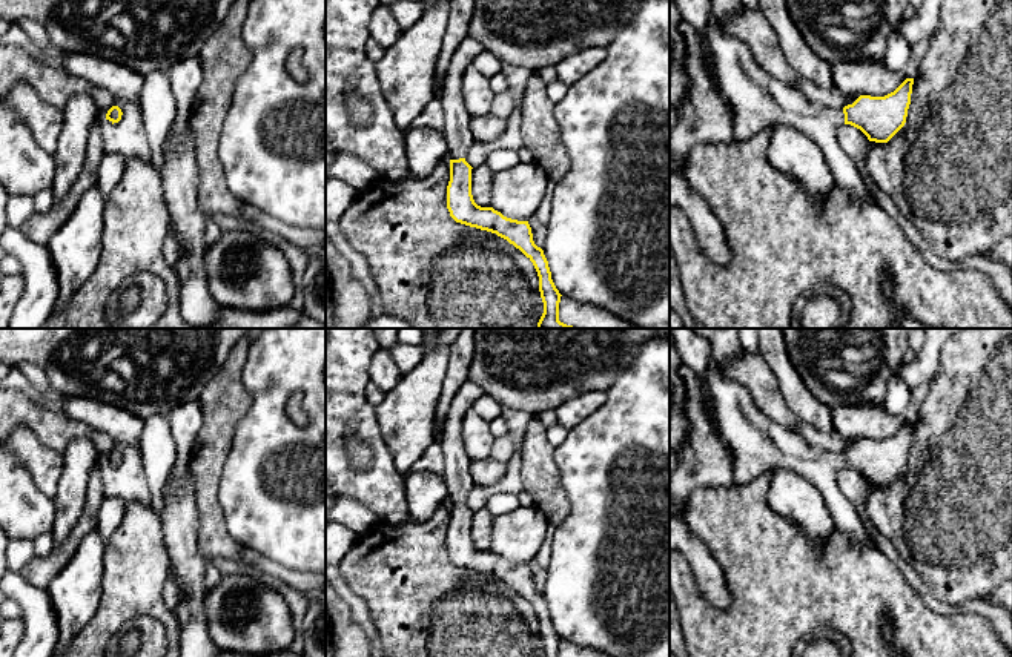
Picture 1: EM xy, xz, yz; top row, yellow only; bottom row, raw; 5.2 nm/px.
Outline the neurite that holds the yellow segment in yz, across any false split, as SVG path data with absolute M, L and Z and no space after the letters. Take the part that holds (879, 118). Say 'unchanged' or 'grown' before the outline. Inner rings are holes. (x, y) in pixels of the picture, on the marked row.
grown; M711 0L708 29L708 46L714 55L720 89L734 115L733 140L748 140L772 123L794 127L808 135L822 149L835 178L835 184L843 187L852 201L874 201L865 178L840 147L835 130L840 124L851 124L860 129L869 141L888 143L906 123L914 78L906 78L894 92L885 97L860 95L852 104L843 109L831 109L822 103L809 101L794 86L780 83L765 74L752 60L748 46L725 31L726 18L740 6L740 0Z

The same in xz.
grown; M468 35L451 55L444 77L444 94L441 98L444 106L442 135L448 146L450 160L447 209L456 223L496 233L519 249L533 262L539 276L539 292L544 302L544 313L536 328L576 328L559 321L562 295L551 279L544 250L533 241L528 221L507 218L493 207L481 207L471 195L473 167L465 161L465 157L475 143L475 137L471 134L471 117L462 97L462 77L484 51L484 45Z

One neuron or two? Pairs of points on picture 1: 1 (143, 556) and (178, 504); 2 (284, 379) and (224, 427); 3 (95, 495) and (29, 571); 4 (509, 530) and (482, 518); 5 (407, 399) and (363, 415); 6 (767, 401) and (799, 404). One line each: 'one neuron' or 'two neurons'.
1: two neurons
2: two neurons
3: one neuron
4: two neurons
5: two neurons
6: two neurons

